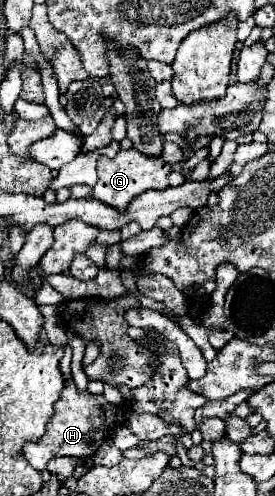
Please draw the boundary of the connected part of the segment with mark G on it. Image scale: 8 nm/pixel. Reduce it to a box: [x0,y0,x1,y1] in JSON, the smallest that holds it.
[93,150,171,212]

